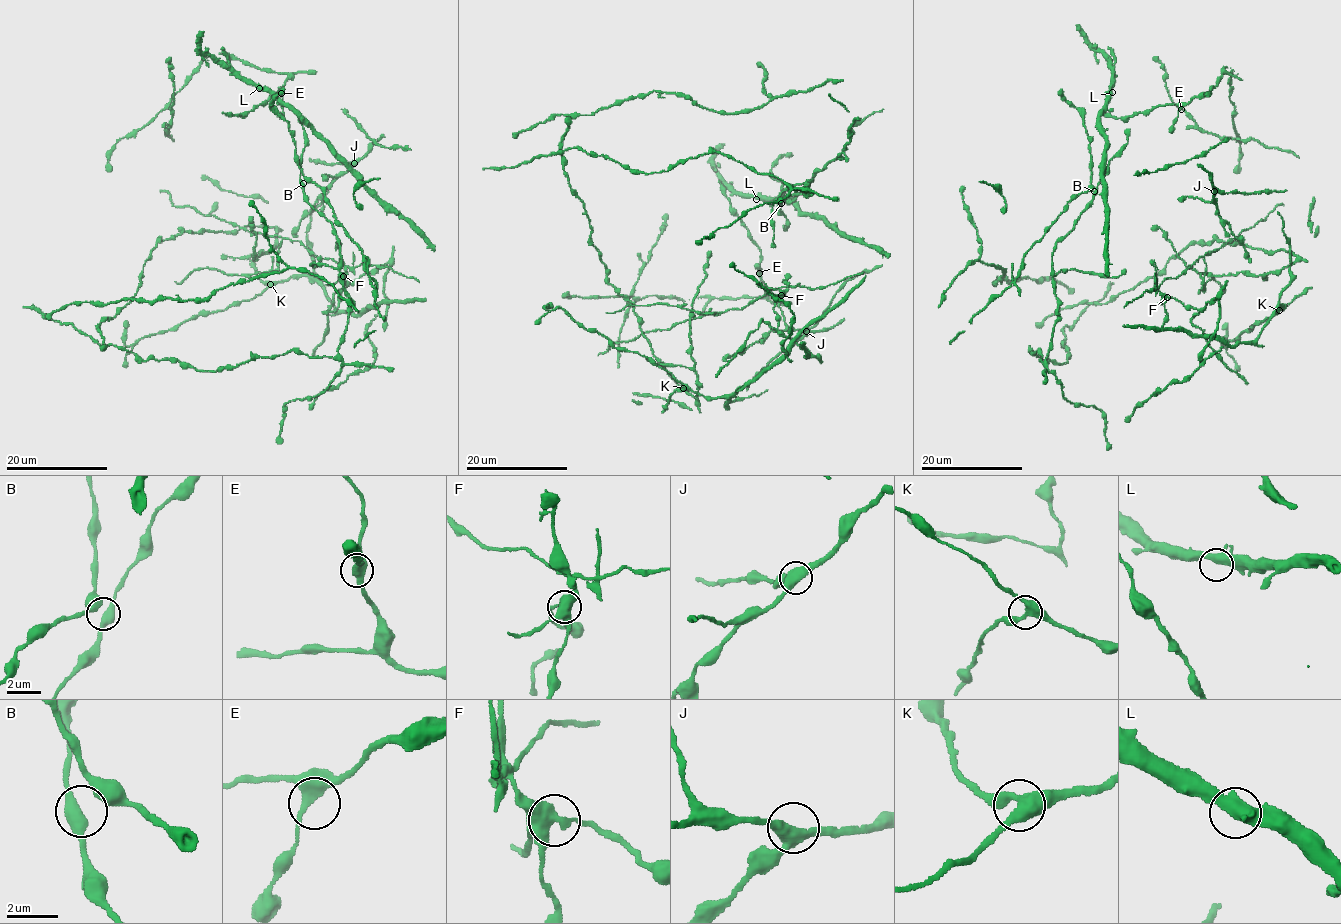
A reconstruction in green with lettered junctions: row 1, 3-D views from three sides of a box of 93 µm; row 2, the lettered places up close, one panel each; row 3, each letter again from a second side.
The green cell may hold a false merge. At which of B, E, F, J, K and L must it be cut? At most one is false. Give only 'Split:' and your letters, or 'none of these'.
Split: F

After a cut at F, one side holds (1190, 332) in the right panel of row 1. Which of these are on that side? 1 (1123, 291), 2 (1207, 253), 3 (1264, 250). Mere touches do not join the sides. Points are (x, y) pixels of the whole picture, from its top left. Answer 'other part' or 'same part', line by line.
1: same part
2: other part
3: same part

